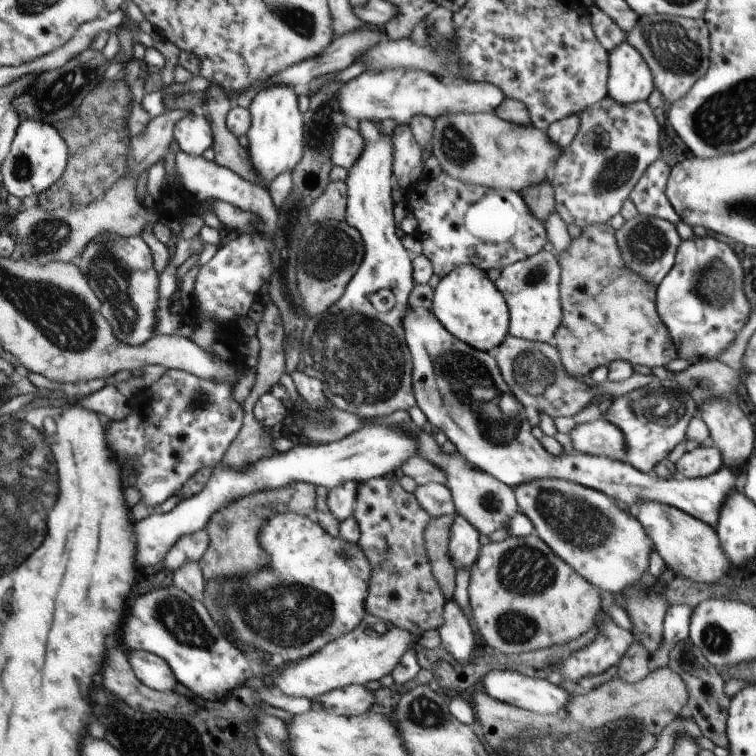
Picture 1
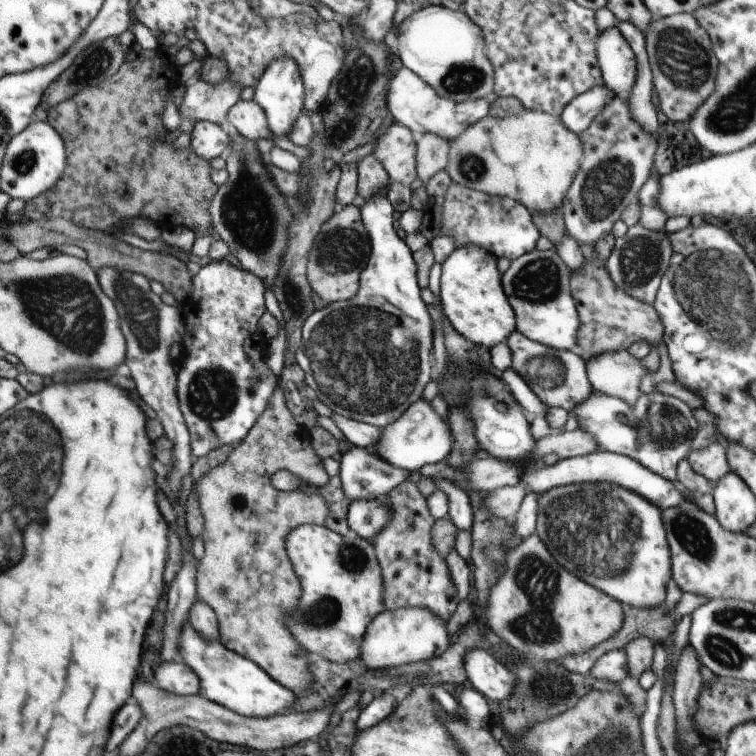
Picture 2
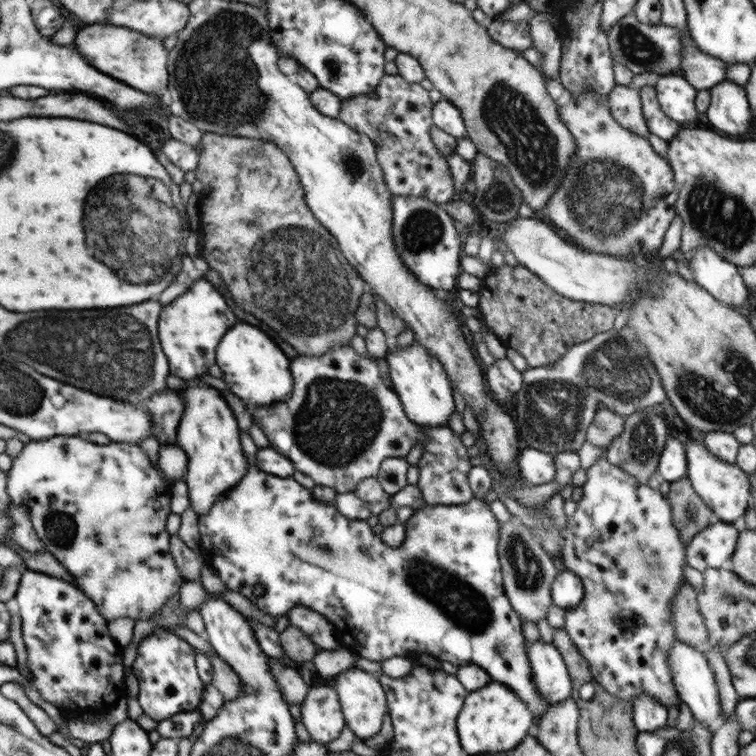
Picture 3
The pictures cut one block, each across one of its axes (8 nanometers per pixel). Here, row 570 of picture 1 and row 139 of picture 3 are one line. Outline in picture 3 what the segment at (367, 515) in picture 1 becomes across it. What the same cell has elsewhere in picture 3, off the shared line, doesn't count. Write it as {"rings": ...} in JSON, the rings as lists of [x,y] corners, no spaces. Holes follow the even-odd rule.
{"rings":[[[385,73],[372,92],[342,100],[337,118],[375,144],[377,161],[383,170],[385,183],[393,196],[420,196],[442,206],[443,203],[452,201],[457,188],[447,157],[436,148],[431,140],[431,128],[434,126],[433,103],[428,92],[420,83],[411,84],[398,74]]]}

